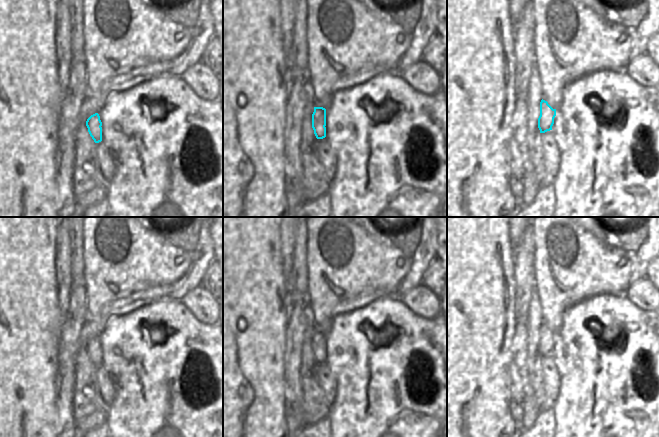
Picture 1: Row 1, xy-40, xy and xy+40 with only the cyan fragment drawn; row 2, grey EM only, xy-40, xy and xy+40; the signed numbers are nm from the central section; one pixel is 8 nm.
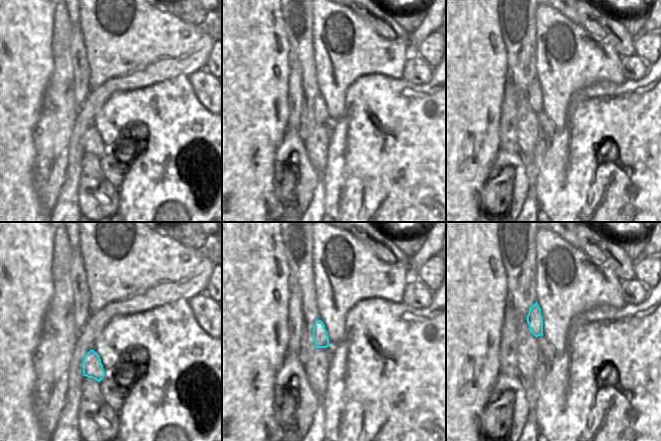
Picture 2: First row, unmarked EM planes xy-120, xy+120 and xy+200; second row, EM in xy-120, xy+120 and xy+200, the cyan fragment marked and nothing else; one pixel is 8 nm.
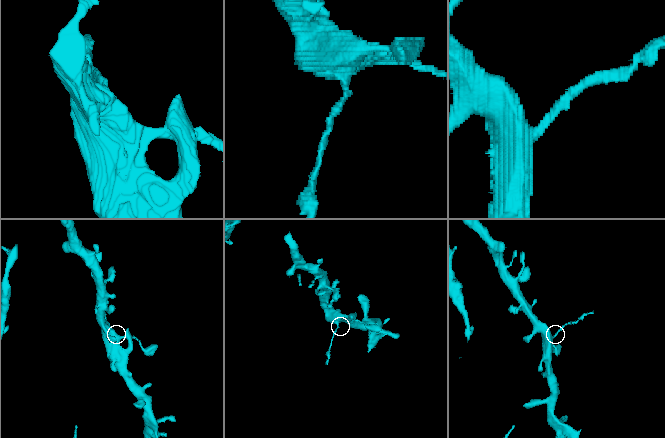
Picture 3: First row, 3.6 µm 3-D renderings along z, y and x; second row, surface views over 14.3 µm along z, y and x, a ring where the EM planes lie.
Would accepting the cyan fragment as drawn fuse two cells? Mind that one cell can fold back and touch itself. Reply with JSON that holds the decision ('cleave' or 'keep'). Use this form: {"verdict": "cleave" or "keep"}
{"verdict": "cleave"}

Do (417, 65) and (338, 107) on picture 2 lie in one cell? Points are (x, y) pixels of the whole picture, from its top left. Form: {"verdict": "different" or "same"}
{"verdict": "different"}

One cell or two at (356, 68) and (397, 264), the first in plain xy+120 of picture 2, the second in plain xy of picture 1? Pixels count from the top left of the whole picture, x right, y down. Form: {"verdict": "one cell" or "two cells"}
{"verdict": "one cell"}

